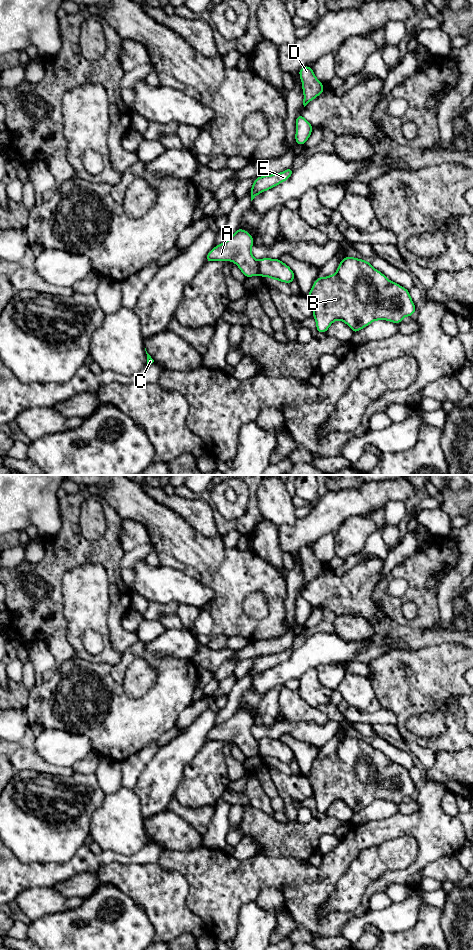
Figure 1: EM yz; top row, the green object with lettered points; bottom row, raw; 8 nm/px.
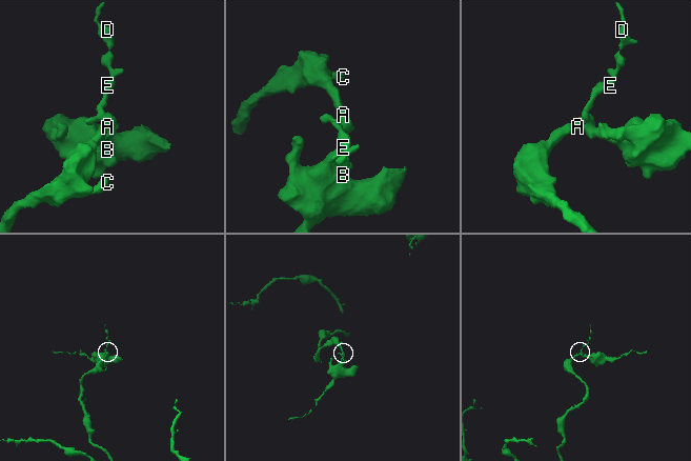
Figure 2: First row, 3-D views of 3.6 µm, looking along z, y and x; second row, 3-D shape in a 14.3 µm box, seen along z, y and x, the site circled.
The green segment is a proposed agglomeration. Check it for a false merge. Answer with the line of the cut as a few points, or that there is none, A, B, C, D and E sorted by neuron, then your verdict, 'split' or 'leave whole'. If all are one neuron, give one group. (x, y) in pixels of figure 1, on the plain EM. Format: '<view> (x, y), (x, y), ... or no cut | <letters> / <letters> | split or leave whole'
yz (257, 741), (259, 754) | A C D E / B | split

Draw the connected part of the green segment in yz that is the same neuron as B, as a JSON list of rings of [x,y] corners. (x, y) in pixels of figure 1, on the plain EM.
[[[349,736],[339,743],[335,754],[314,761],[307,780],[313,789],[318,813],[326,813],[337,800],[346,803],[353,813],[376,800],[400,804],[403,797],[411,797],[416,791],[408,769],[390,761],[371,742]]]

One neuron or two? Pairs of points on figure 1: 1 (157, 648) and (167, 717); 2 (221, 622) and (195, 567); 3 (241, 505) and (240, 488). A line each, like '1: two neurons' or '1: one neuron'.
1: two neurons
2: one neuron
3: one neuron

